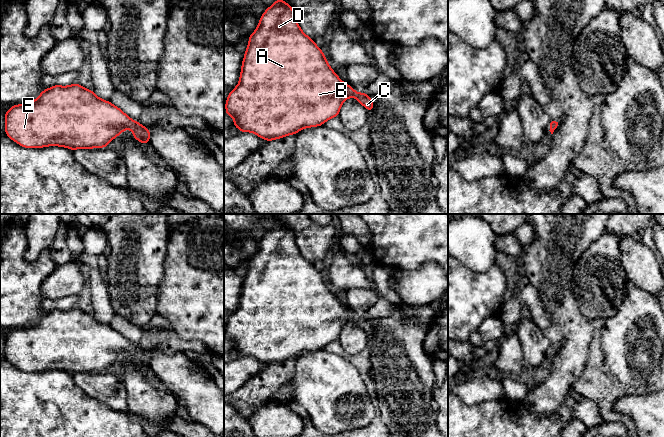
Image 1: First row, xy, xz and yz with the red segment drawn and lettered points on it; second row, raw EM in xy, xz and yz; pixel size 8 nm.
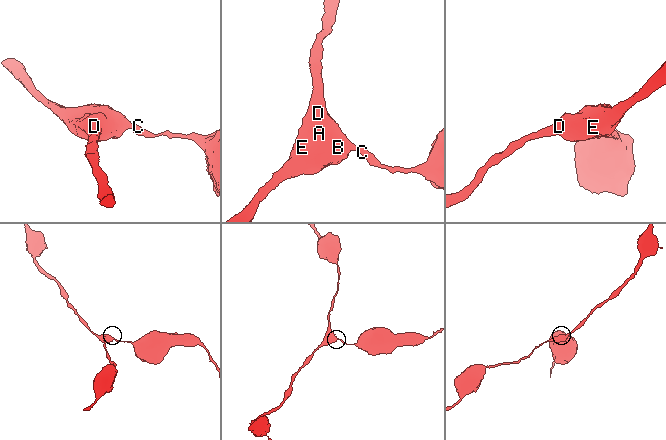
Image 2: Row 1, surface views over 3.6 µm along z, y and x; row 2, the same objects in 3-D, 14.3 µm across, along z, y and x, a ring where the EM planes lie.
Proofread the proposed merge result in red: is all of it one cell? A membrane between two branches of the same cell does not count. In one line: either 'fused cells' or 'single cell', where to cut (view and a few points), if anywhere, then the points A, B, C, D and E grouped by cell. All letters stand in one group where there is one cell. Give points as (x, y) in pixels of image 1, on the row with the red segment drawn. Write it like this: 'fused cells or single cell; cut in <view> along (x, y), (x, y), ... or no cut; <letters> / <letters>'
single cell; no cut; A B C D E

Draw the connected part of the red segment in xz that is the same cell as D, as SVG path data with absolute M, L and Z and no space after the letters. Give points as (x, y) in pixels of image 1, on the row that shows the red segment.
M277 0L249 36L239 83L229 93L225 108L240 132L252 132L268 142L323 125L338 116L342 103L351 97L373 110L368 94L357 93L332 70L321 48L300 29L291 5Z

